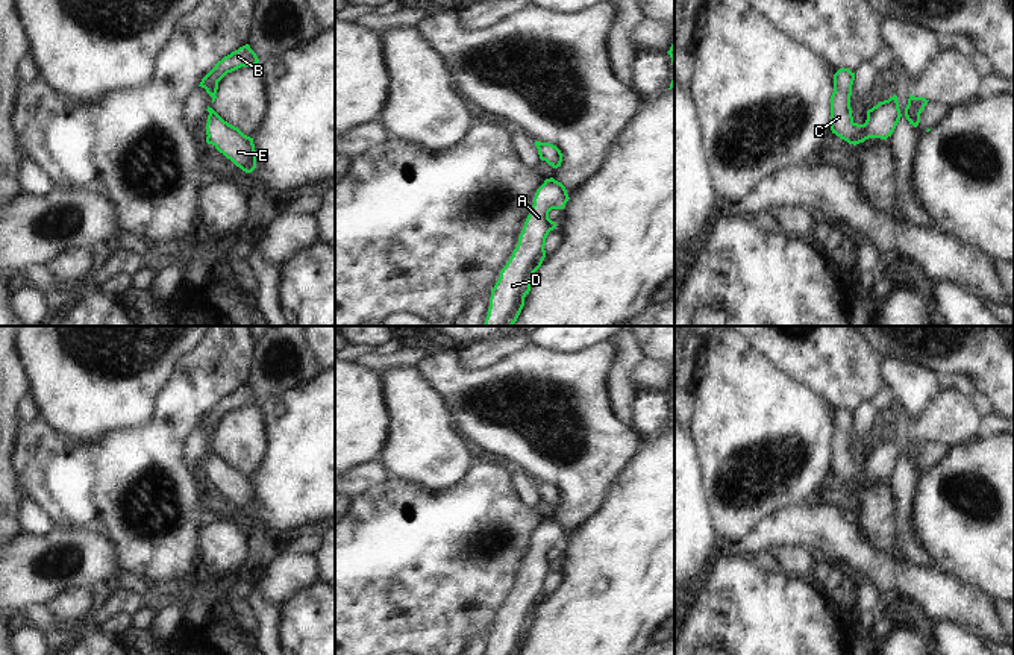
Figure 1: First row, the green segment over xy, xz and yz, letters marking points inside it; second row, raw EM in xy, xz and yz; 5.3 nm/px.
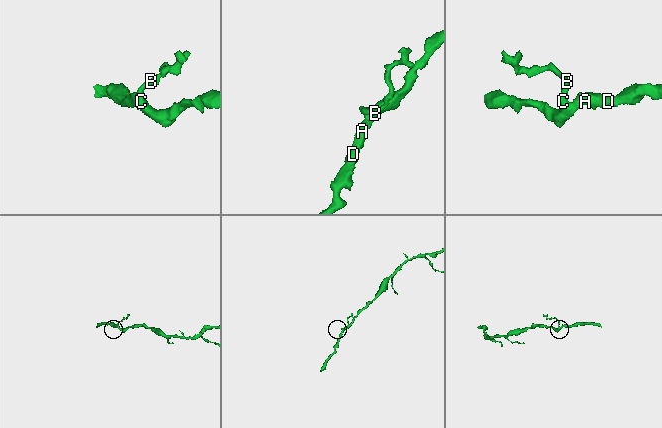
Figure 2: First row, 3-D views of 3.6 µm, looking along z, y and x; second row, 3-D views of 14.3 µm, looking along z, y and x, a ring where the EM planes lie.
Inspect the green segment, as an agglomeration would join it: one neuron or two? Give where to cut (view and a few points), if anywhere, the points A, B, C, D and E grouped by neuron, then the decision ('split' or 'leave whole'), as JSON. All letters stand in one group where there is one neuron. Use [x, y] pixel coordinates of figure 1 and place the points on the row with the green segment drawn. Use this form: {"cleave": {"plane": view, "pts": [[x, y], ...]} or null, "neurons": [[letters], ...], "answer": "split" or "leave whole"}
{"cleave": null, "neurons": [["A", "B", "C", "D", "E"]], "answer": "leave whole"}

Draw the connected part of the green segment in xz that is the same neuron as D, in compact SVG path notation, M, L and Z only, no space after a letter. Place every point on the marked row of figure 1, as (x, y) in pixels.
M553 177L546 179L537 190L518 244L491 290L484 326L512 326L517 321L524 306L524 297L530 291L534 273L546 258L546 238L556 227L556 223L549 218L549 212L564 209L568 199L565 186Z

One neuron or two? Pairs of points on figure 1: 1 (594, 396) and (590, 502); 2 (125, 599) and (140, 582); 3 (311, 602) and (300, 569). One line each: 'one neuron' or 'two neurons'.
1: one neuron
2: two neurons
3: two neurons

